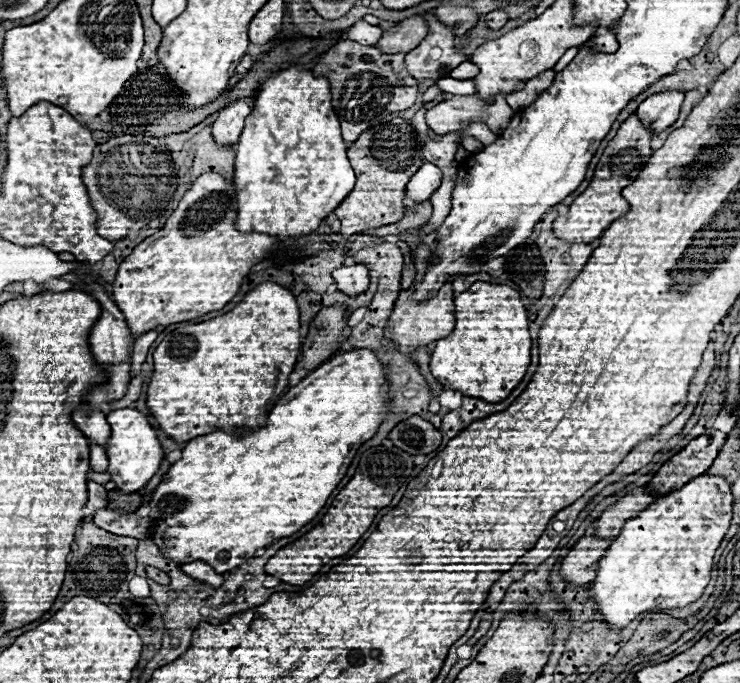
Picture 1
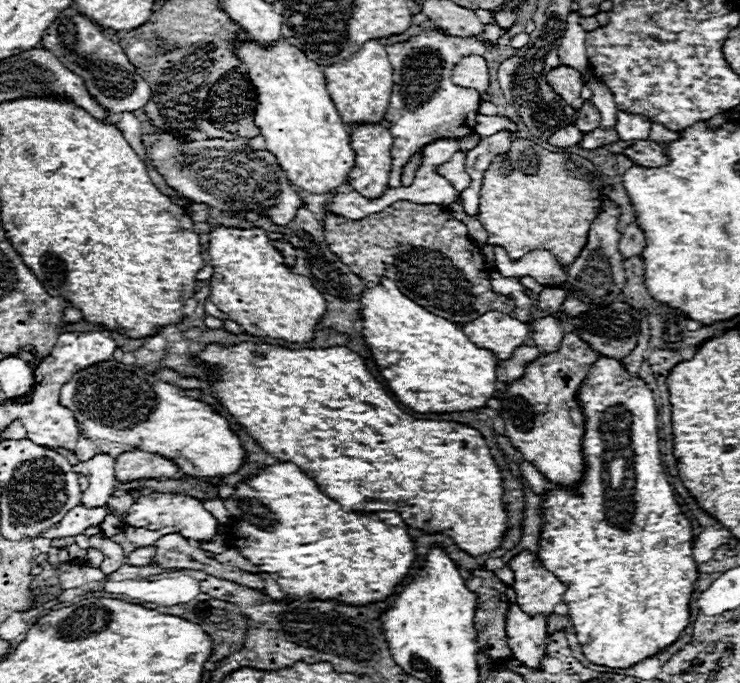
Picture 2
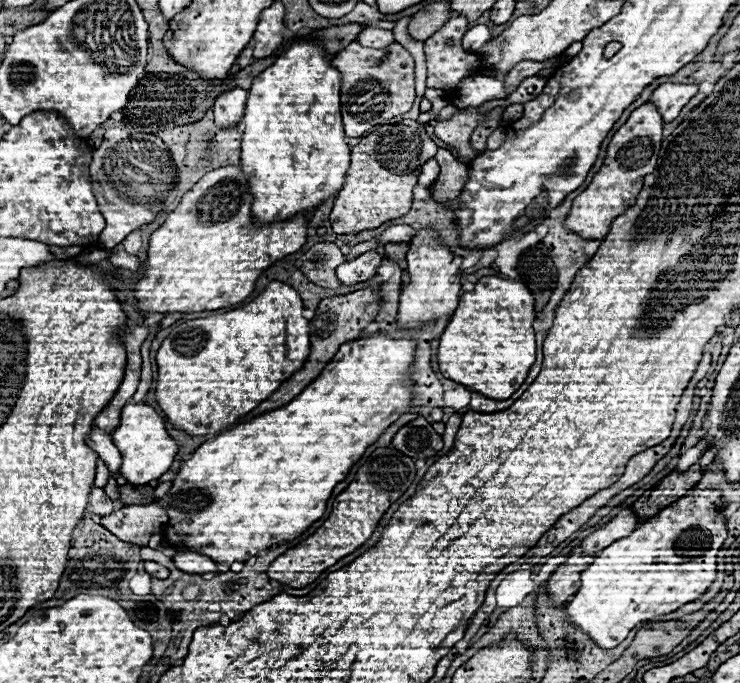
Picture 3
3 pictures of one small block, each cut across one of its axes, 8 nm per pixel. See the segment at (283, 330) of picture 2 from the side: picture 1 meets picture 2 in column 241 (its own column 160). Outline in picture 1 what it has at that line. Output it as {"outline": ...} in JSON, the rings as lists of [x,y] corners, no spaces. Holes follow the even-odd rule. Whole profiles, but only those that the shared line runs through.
{"outline":[[[208,172],[196,178],[190,190],[180,200],[178,208],[166,220],[154,236],[148,236],[134,252],[120,264],[118,276],[114,282],[114,300],[124,312],[126,322],[136,338],[146,334],[152,328],[166,328],[176,322],[186,322],[198,318],[206,312],[224,308],[240,290],[242,280],[250,274],[250,268],[266,260],[280,242],[270,234],[244,234],[236,230],[238,218],[238,200],[234,180],[226,180],[222,174]]]}

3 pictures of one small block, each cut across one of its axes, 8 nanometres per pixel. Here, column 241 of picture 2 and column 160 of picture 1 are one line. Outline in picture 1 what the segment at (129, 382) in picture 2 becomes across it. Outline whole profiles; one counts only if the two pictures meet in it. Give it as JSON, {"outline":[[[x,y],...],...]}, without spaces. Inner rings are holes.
{"outline":[[[122,408],[122,410],[112,410],[108,412],[108,424],[112,426],[112,436],[108,440],[108,474],[116,482],[116,486],[122,492],[136,492],[146,482],[158,472],[162,460],[164,460],[164,450],[160,446],[160,440],[156,436],[156,430],[148,422],[148,418],[138,412],[136,408]]]}

